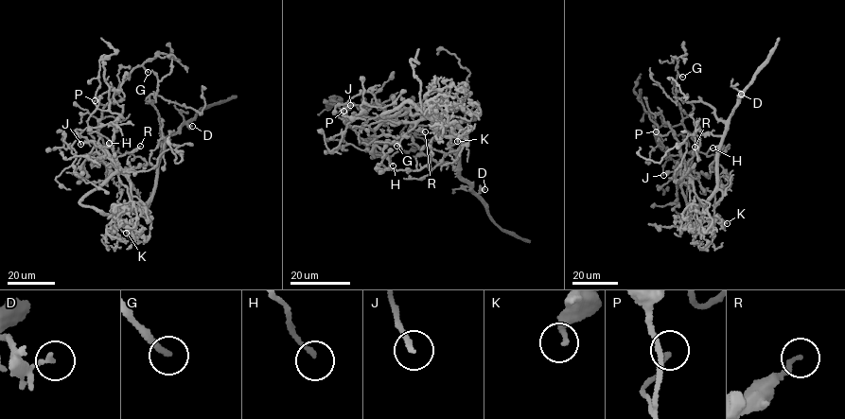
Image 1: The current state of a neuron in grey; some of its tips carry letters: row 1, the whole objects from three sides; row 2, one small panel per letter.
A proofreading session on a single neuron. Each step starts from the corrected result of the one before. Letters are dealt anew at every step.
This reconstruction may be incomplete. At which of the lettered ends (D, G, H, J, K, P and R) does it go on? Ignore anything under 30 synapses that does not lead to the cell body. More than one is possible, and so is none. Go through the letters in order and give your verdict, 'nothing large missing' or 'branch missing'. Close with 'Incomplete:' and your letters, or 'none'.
D: nothing large missing
G: branch missing
H: branch missing
J: branch missing
K: nothing large missing
P: nothing large missing
R: nothing large missing
Incomplete: G, H, J

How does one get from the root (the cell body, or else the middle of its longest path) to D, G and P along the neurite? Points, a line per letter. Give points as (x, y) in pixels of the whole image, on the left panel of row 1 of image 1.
D: (130, 202), (129, 207), (139, 208), (149, 199), (164, 140), (184, 124), (192, 126)
G: (130, 202), (130, 179), (98, 142), (101, 136), (97, 128), (102, 108), (129, 73), (141, 65), (148, 72)
P: (130, 202), (130, 179), (112, 160), (108, 150), (80, 134), (88, 127), (86, 120), (96, 108), (95, 100)

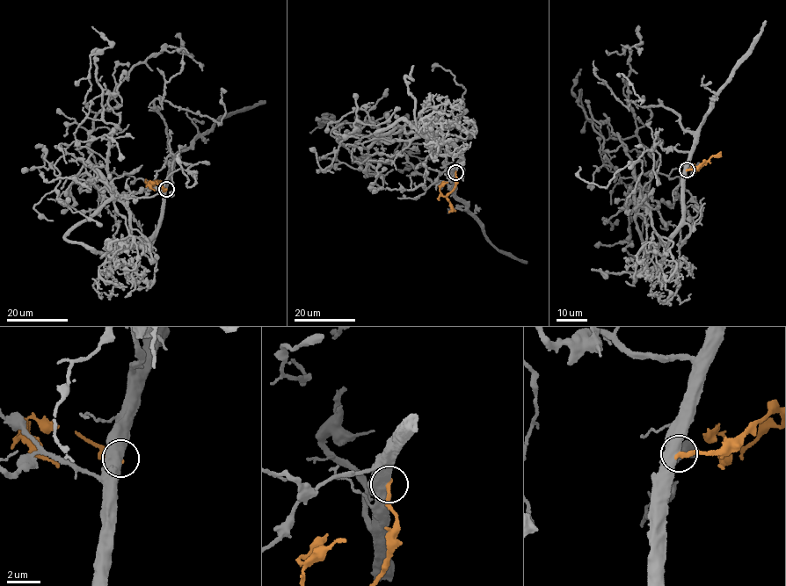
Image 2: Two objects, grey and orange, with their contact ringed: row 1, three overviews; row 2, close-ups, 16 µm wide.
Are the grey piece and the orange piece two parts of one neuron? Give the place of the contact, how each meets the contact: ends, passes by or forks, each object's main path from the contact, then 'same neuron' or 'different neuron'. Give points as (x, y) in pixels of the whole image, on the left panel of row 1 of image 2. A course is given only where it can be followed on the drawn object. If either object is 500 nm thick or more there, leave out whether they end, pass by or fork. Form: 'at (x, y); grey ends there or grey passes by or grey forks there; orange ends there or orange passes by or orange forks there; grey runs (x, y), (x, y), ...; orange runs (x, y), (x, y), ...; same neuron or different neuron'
at (166, 189); grey runs (166, 189), (161, 224), (127, 243), (128, 207), (88, 141), (134, 66), (168, 47), (192, 56), (176, 34); orange runs (166, 189), (164, 191), (157, 184), (147, 185), (150, 181), (155, 184); different neuron

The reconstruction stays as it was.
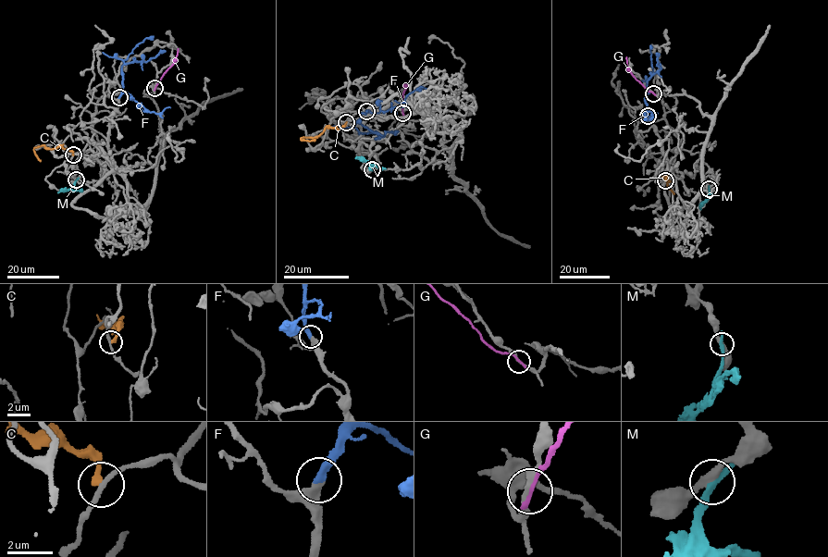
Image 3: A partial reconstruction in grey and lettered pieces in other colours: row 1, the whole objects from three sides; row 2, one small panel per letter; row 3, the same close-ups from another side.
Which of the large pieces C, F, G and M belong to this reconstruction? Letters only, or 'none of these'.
F

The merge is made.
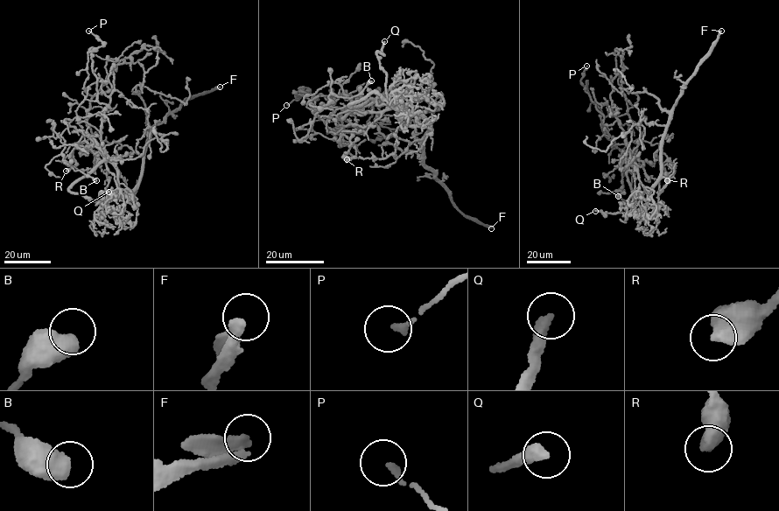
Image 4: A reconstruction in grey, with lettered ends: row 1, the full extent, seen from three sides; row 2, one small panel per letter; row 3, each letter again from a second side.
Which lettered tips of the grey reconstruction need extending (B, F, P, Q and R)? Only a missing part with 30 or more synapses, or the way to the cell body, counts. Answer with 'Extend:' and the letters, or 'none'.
Extend: F

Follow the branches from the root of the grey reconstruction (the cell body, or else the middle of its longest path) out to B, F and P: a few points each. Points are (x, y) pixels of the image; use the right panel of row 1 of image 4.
B: (649, 191), (626, 158), (629, 150), (622, 150), (622, 186), (616, 190), (624, 192), (618, 196)
F: (649, 191), (659, 177), (662, 139), (669, 111), (687, 80), (709, 53), (721, 31)
P: (649, 191), (647, 192), (639, 179), (620, 121), (607, 104), (608, 114), (605, 116), (582, 85), (586, 66)

